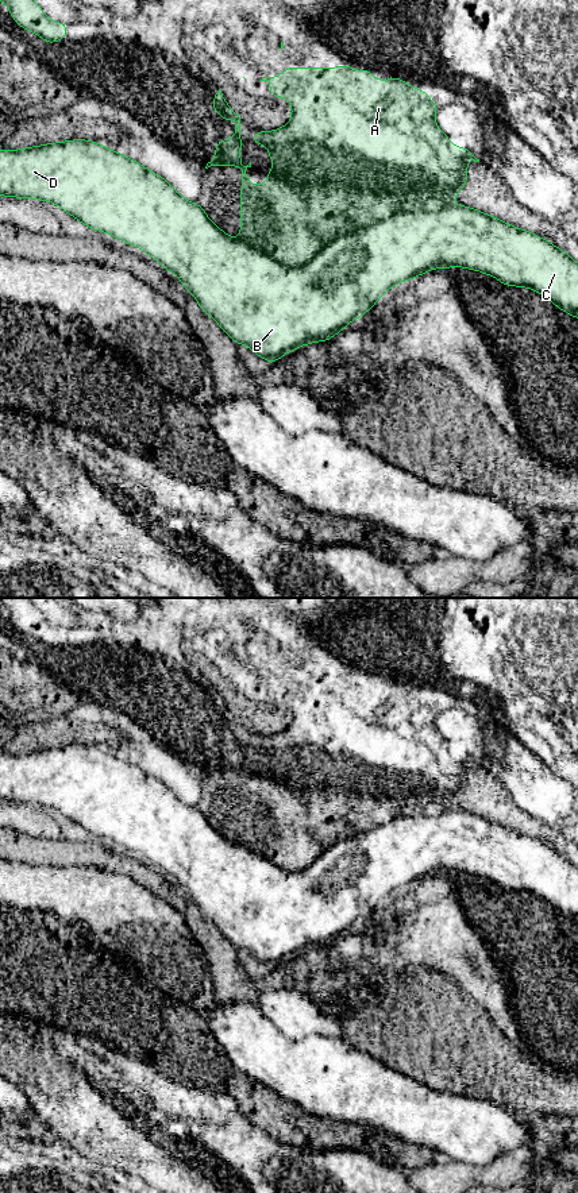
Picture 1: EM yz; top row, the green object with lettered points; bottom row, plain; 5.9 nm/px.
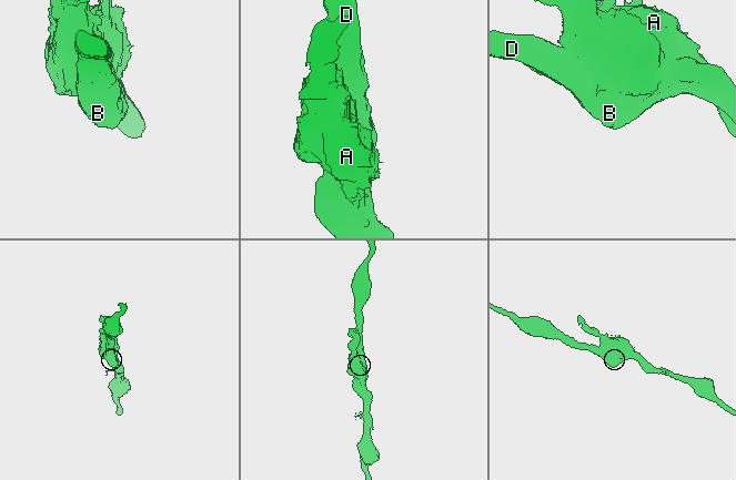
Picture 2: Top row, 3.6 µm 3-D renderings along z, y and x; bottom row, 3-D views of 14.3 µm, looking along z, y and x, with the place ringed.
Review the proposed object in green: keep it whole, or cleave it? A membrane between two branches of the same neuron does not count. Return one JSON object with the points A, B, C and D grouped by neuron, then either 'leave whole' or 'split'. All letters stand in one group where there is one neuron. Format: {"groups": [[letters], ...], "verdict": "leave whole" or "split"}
{"groups": [["A"], ["B", "C", "D"]], "verdict": "split"}

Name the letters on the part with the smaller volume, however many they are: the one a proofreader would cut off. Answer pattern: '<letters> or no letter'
A

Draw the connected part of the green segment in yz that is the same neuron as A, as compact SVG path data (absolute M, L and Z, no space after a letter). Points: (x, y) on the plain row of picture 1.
M342 669L339 672L286 672L286 673L284 673L282 679L280 679L277 682L263 682L261 686L269 686L270 687L270 700L271 702L286 702L290 706L290 710L292 710L292 723L285 731L281 731L275 736L257 736L253 741L253 749L255 749L255 750L259 750L262 748L267 749L267 758L271 762L271 765L274 767L273 773L267 779L267 784L261 791L251 791L250 789L253 785L251 785L251 783L247 781L246 775L248 772L251 772L251 767L247 771L243 771L242 767L240 767L240 750L242 750L243 746L242 746L242 742L240 742L240 722L239 722L239 719L230 713L230 710L227 709L227 706L226 706L220 694L212 702L212 713L217 717L217 719L223 725L234 725L236 729L235 729L235 738L228 745L217 745L216 746L216 758L215 758L213 764L207 768L205 773L208 773L211 771L227 771L227 769L238 771L240 773L240 787L243 788L240 791L240 841L239 841L240 846L246 848L247 850L255 852L259 856L269 858L271 862L274 862L275 865L281 866L282 869L288 870L288 872L300 872L300 870L304 870L305 868L308 868L321 853L324 853L330 848L335 846L336 843L351 839L361 833L370 831L370 830L375 829L377 826L379 826L385 822L389 822L389 821L392 821L397 816L404 816L404 815L440 815L440 814L450 812L450 811L463 811L463 810L456 810L452 806L451 800L462 798L462 795L463 795L463 792L467 787L466 767L467 765L479 767L479 764L477 764L469 753L455 752L451 748L451 745L448 744L448 741L439 734L438 729L435 727L435 719L436 719L439 713L436 711L436 709L429 703L429 700L423 694L415 694L413 691L411 691L409 688L402 686L400 682L396 682L396 683L392 683L392 684L374 684L371 675L352 675L350 669Z

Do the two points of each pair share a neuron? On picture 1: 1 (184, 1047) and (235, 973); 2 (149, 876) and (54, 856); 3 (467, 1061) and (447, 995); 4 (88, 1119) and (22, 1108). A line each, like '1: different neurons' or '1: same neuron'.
1: different neurons
2: same neuron
3: same neuron
4: different neurons

